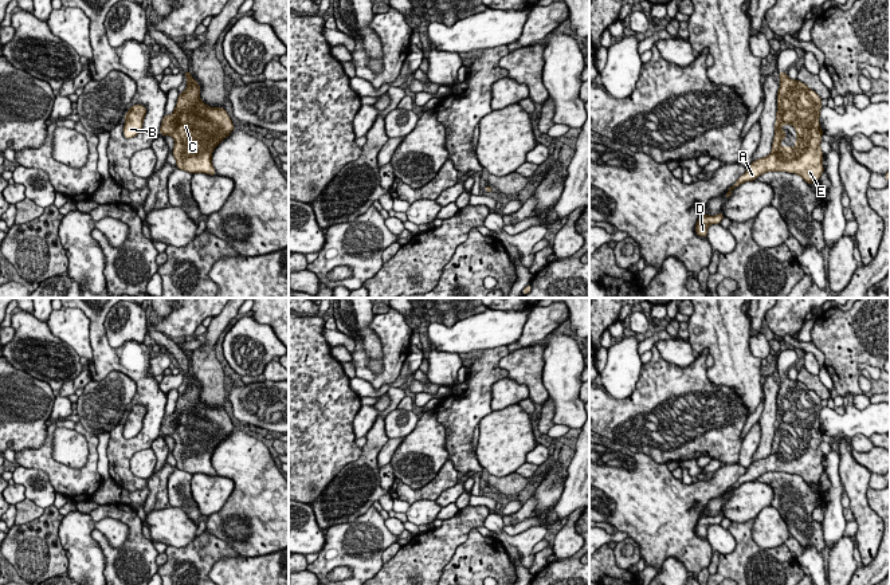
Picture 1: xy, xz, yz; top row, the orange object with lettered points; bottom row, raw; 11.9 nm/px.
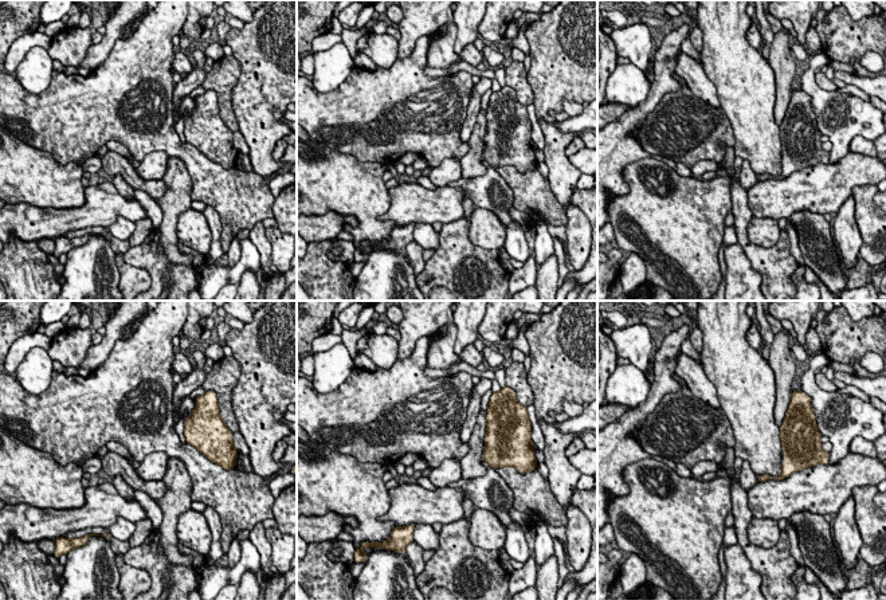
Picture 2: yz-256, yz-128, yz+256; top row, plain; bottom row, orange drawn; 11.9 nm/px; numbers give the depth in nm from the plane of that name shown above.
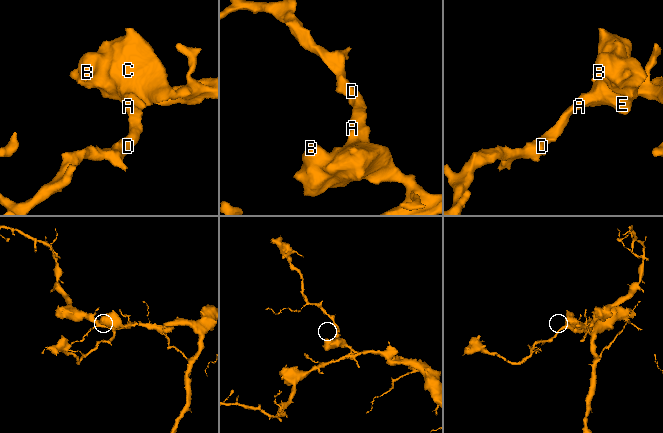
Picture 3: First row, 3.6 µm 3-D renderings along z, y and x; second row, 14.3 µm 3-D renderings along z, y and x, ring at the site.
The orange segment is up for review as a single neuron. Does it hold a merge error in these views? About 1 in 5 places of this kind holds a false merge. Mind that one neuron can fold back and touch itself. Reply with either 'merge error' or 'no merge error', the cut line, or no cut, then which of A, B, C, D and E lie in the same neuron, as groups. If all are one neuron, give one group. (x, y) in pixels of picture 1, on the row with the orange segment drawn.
no merge error; no cut; A B C D E

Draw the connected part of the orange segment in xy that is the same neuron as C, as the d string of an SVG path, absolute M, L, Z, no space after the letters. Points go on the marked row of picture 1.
M184 71L184 75L187 87L179 94L175 111L164 115L160 133L175 140L172 154L179 169L215 176L213 149L235 126L224 107L211 107L200 99L200 86L191 71Z

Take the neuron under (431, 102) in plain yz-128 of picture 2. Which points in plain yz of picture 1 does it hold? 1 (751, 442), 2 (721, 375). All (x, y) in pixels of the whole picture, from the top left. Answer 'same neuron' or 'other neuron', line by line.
1: other neuron
2: other neuron

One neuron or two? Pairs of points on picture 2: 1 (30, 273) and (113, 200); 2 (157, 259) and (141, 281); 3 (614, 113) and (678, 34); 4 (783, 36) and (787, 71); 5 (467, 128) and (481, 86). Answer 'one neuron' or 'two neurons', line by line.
1: two neurons
2: two neurons
3: two neurons
4: one neuron
5: one neuron

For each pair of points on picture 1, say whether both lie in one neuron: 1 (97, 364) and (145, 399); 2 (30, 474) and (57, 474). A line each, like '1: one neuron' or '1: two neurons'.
1: one neuron
2: two neurons

